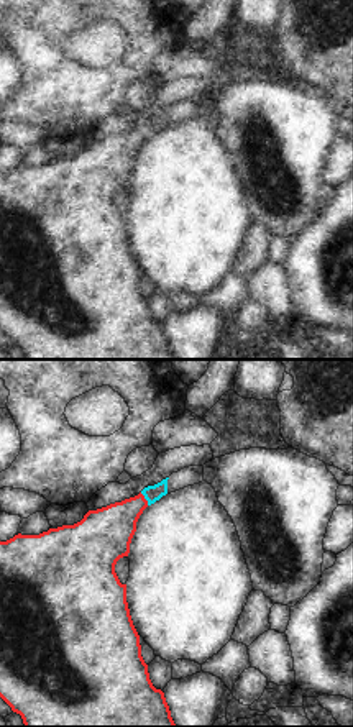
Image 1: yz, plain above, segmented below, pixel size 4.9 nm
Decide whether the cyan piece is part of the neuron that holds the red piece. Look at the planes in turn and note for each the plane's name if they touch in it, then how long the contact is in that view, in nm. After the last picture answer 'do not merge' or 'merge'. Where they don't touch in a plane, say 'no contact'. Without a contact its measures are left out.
yz | 80 nm

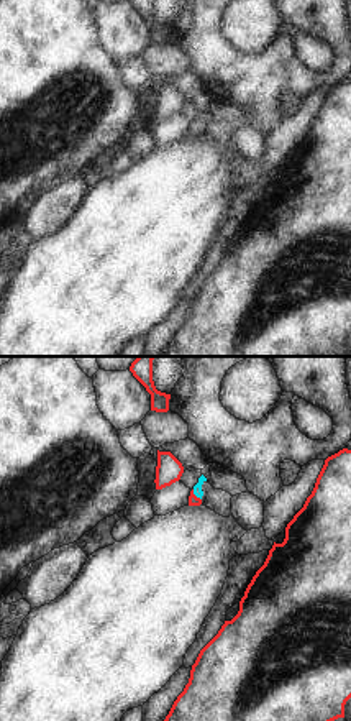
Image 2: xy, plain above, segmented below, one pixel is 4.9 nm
xy | 70 nm

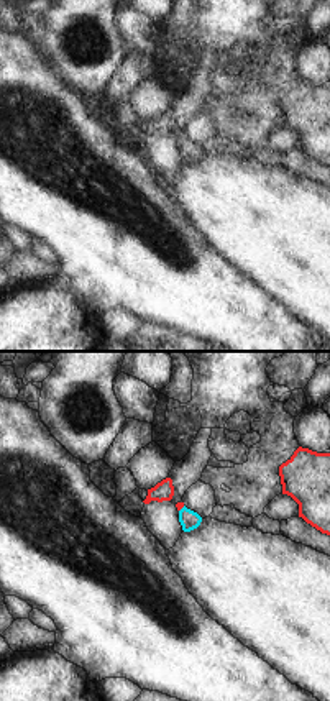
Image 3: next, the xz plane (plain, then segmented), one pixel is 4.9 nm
xz | 40 nm

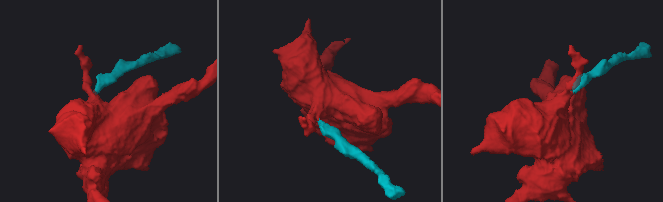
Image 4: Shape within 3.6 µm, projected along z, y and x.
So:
merge

